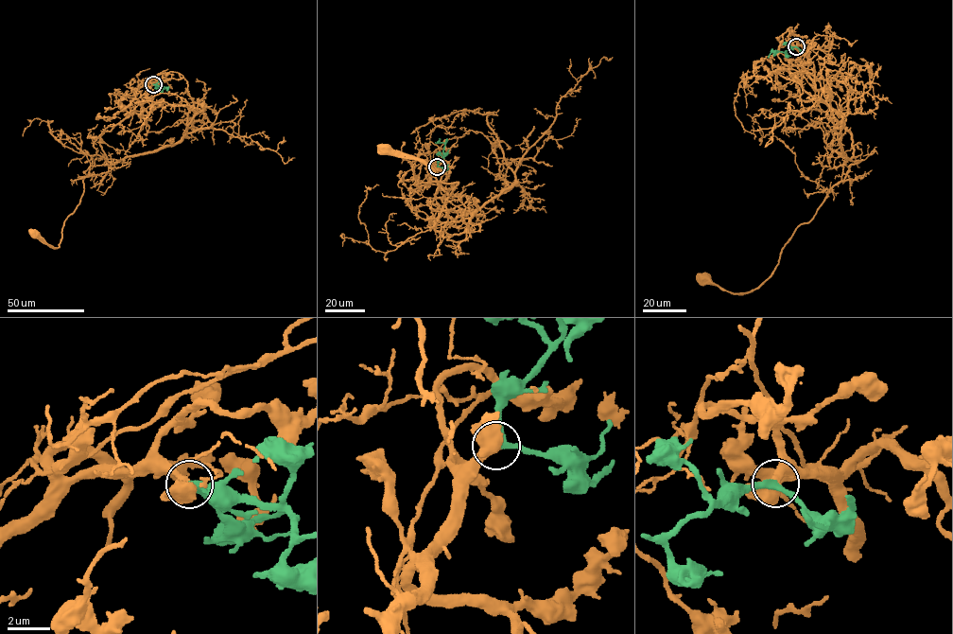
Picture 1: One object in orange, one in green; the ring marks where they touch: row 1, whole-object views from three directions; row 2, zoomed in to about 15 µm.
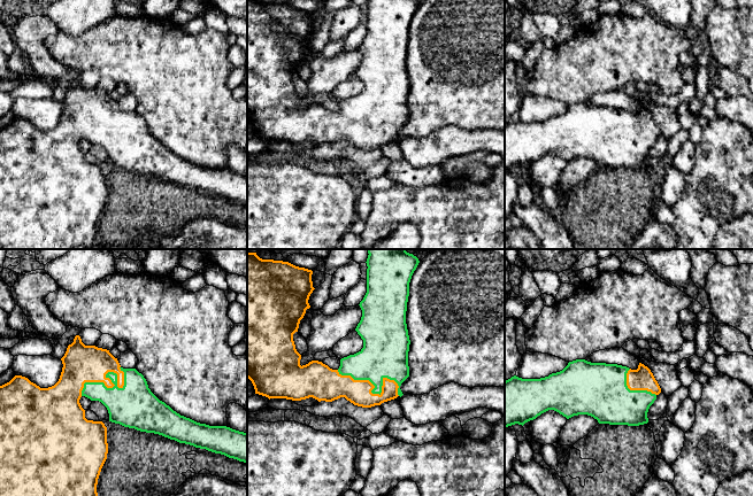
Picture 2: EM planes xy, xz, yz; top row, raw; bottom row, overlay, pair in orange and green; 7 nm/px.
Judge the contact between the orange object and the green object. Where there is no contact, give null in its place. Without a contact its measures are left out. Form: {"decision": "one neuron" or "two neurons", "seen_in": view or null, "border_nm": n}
{"decision": "one neuron", "seen_in": "xy", "border_nm": 360}

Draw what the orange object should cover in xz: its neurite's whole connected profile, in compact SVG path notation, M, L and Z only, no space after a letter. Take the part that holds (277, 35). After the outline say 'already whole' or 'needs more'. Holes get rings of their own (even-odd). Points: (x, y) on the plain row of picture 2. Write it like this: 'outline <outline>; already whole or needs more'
outline M247 0L247 121L255 137L270 141L301 144L309 140L318 145L332 145L345 140L354 148L371 150L402 139L401 126L409 119L409 78L406 67L409 25L420 3L417 0L368 0L367 36L360 45L362 60L355 73L363 83L363 91L340 102L338 113L332 113L318 103L300 108L301 98L297 94L293 77L300 63L310 51L308 42L313 33L313 14L289 5Z; needs more

